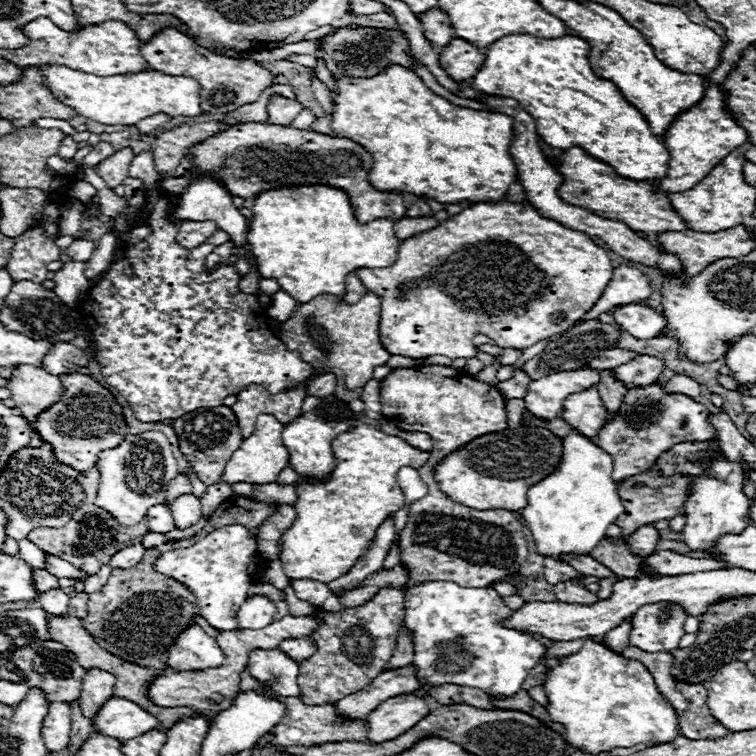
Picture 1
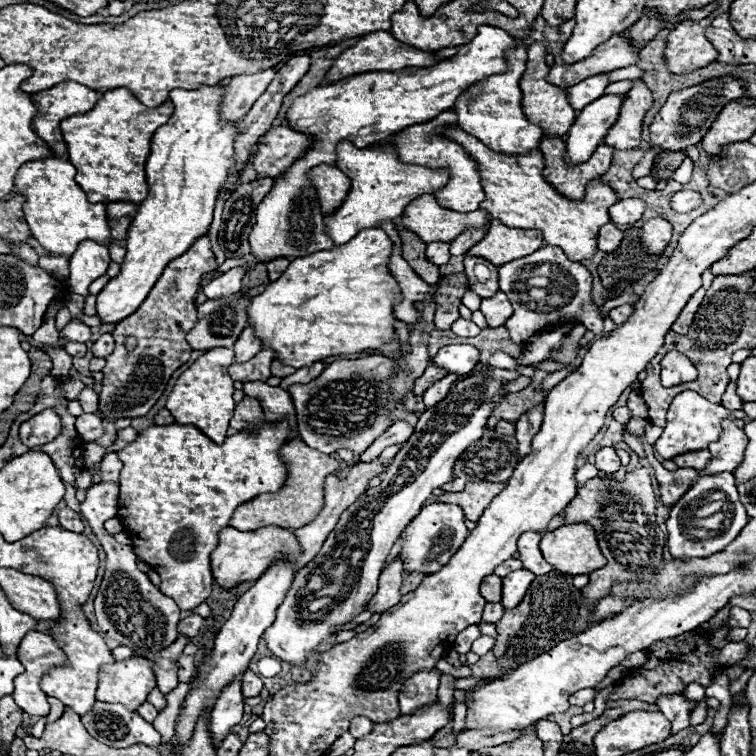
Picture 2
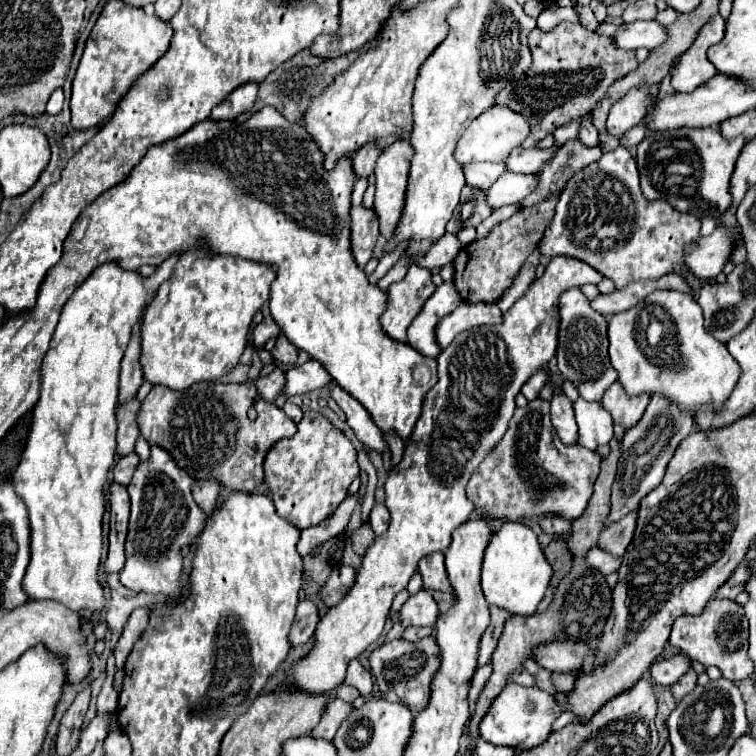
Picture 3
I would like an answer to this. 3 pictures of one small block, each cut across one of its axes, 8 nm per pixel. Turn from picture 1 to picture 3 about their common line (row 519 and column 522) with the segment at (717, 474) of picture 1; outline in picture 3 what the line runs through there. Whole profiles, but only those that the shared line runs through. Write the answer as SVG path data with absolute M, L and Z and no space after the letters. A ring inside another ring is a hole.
M508 684L508 688L502 690L502 694L496 698L496 702L492 702L490 710L486 712L484 720L480 722L480 734L482 734L482 740L492 742L492 744L510 746L516 750L530 750L548 740L548 736L552 732L552 724L562 712L564 712L564 708L552 694L548 694L536 686L526 688L520 684Z

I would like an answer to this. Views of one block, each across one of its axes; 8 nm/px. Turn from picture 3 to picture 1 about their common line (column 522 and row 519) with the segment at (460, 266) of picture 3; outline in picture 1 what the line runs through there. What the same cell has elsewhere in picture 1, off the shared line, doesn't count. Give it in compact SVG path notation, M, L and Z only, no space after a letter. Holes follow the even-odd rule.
M232 496L214 510L202 530L214 530L226 524L242 524L250 528L252 534L256 534L256 526L262 524L272 512L276 512L276 504L264 504L242 496Z

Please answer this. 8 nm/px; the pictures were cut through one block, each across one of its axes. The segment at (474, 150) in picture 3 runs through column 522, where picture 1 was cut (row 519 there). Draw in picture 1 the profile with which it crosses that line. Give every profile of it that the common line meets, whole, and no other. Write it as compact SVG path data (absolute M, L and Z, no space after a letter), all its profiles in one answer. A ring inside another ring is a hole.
M148 430L140 434L128 434L118 448L110 448L98 454L100 482L96 492L96 504L110 512L124 526L134 526L142 520L150 506L166 500L166 486L178 476L172 446L162 432Z

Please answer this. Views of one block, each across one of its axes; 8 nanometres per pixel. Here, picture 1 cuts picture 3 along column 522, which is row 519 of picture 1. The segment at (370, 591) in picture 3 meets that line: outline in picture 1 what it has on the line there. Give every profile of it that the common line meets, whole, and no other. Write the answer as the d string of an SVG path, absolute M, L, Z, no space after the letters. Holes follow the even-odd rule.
M358 424L356 428L340 434L332 442L332 452L334 452L334 464L336 468L332 470L328 480L298 480L296 482L296 494L298 502L294 504L294 510L298 518L294 524L282 534L280 540L280 556L278 560L282 562L282 570L288 578L292 580L318 580L318 582L332 582L340 576L344 576L358 556L366 552L370 546L370 540L376 532L376 528L394 512L398 512L404 504L404 494L396 482L396 474L402 466L414 466L420 468L428 460L428 452L420 452L412 448L406 440L398 436L388 436L380 432L372 424Z

